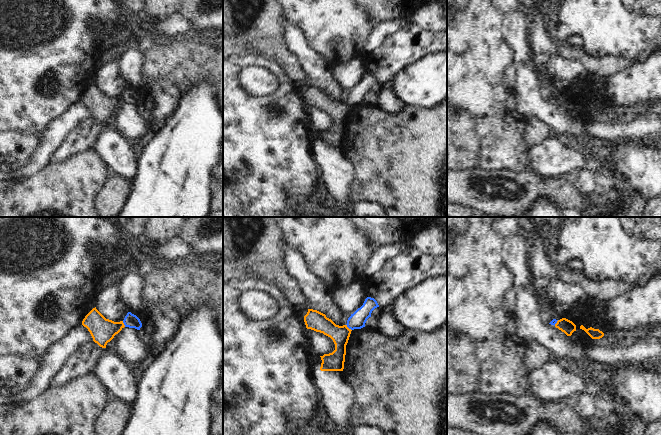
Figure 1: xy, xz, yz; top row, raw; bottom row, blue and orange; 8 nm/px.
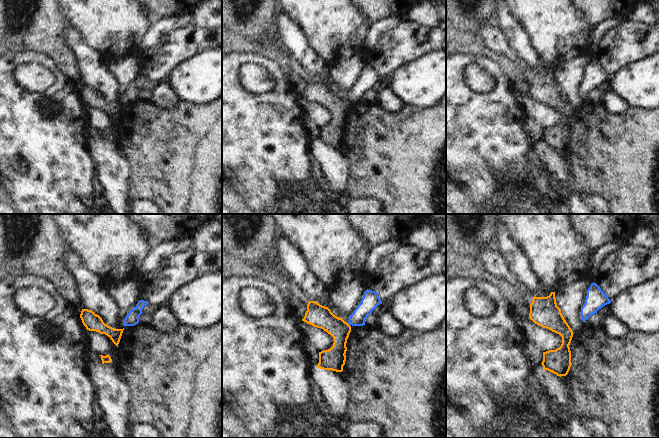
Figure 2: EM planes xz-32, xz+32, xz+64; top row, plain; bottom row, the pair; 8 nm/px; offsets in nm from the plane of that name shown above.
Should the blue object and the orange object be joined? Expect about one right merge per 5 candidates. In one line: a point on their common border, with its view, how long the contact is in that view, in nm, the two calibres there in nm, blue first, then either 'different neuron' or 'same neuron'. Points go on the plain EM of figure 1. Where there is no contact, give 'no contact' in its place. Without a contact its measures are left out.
contact xz (348, 103); length 70 nm; calibres 140 and 150 nm; different neuron

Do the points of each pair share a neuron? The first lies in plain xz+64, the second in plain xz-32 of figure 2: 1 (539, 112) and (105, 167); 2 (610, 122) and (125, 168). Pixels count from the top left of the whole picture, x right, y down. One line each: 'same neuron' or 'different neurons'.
1: same neuron
2: different neurons

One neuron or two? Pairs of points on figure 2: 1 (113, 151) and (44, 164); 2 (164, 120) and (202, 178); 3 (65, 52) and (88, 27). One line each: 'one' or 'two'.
1: two
2: one
3: two

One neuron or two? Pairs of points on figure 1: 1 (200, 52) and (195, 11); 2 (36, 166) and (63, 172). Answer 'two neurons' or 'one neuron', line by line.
1: two neurons
2: two neurons

